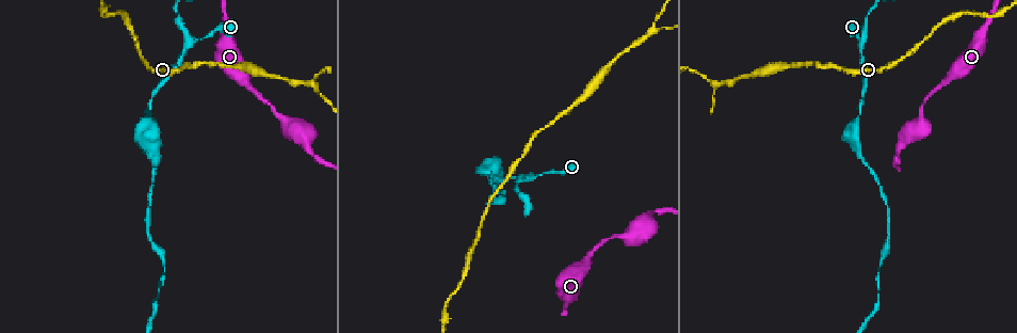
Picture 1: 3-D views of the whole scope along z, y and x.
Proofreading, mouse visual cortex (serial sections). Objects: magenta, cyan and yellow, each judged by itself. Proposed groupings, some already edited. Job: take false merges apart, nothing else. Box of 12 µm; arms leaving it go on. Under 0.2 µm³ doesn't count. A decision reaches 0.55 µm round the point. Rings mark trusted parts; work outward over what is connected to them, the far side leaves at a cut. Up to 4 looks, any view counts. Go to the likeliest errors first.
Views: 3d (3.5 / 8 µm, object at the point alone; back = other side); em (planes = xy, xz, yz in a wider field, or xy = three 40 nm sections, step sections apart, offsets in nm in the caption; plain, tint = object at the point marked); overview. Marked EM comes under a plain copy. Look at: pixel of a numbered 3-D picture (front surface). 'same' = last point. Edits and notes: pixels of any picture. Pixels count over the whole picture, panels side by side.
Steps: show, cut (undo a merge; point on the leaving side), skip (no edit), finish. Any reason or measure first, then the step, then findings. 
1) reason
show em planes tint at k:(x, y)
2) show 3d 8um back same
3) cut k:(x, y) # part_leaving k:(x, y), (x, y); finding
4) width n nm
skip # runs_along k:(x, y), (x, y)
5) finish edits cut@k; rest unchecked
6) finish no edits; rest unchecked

a fork
show 3d 3.5um at 1:(197, 42)

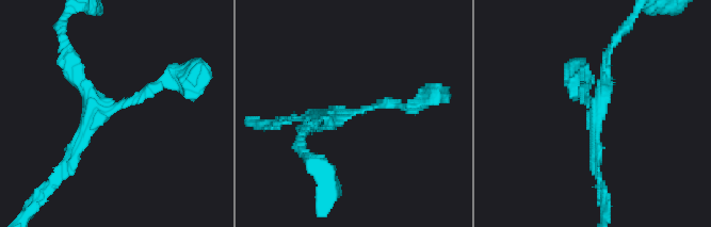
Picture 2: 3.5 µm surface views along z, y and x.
shape alone is not enough
show em planes tint at 2:(352, 113)

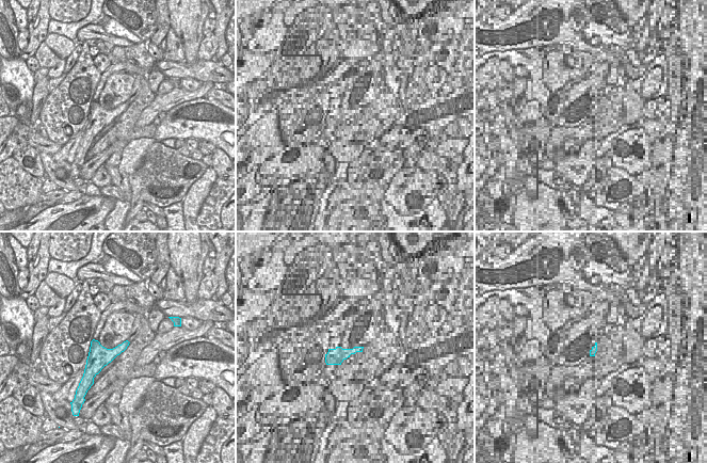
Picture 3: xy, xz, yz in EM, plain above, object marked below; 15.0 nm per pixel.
show em xy step 1 tint same

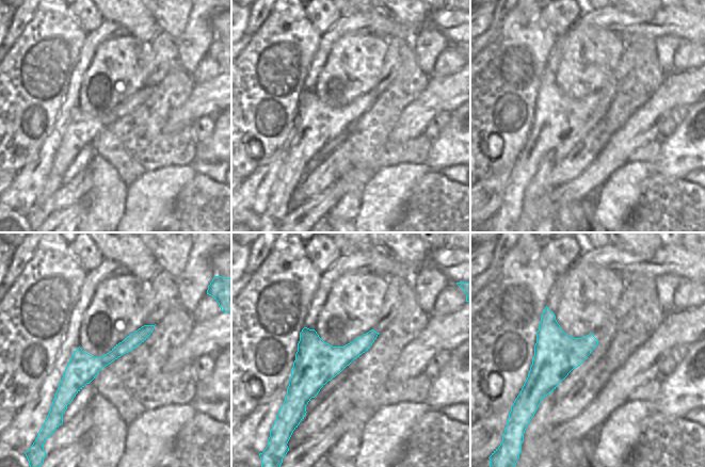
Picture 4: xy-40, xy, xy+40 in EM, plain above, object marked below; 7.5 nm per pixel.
skip # runs_along 2:(171, 76), (102, 114), (69, 164); continuous, no second cell

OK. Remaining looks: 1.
show 3d 3.5um at 1:(152, 154)

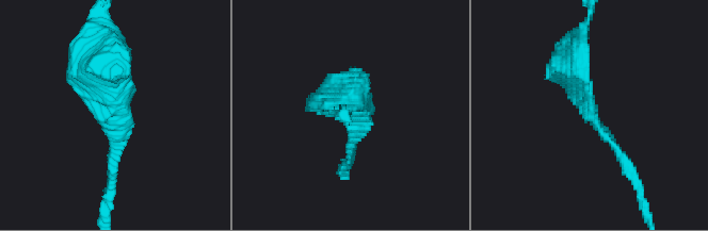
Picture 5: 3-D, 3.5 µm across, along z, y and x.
arm_widths 150, 500 nm
skip # runs_along 5:(575, 43), (577, 88), (626, 166); one cell here

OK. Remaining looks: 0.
finish no edits; rest unchecked

